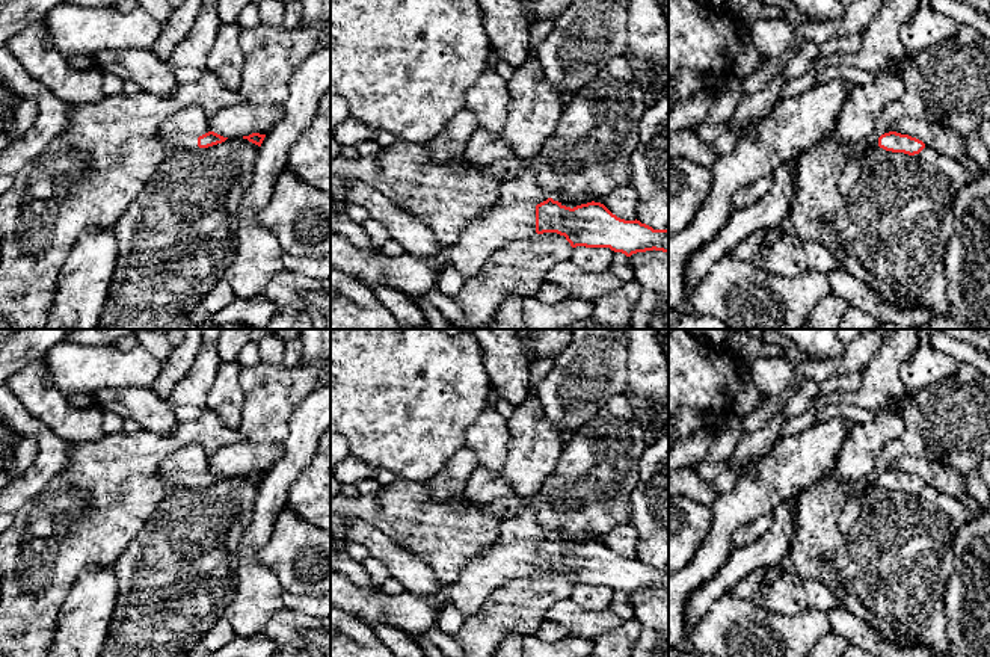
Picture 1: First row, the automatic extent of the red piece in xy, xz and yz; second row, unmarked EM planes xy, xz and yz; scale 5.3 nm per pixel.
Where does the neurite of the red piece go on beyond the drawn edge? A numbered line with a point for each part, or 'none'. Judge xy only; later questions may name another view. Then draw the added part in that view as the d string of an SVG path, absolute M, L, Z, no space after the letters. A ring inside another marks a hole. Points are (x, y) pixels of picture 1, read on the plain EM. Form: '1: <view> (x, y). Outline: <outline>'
1: xy (184, 481). Outline: M178 474L174 477L175 483L178 483L183 489L195 489L198 488L198 476L196 474Z

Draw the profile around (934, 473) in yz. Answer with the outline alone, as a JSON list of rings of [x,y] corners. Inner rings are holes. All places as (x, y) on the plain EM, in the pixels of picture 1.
[[[902,456],[895,464],[895,470],[916,476],[922,479],[925,485],[934,486],[940,492],[957,498],[967,492],[967,483],[958,471],[927,456]]]

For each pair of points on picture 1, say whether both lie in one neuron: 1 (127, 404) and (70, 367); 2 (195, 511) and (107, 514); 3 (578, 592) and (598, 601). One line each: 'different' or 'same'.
1: different
2: different
3: same

